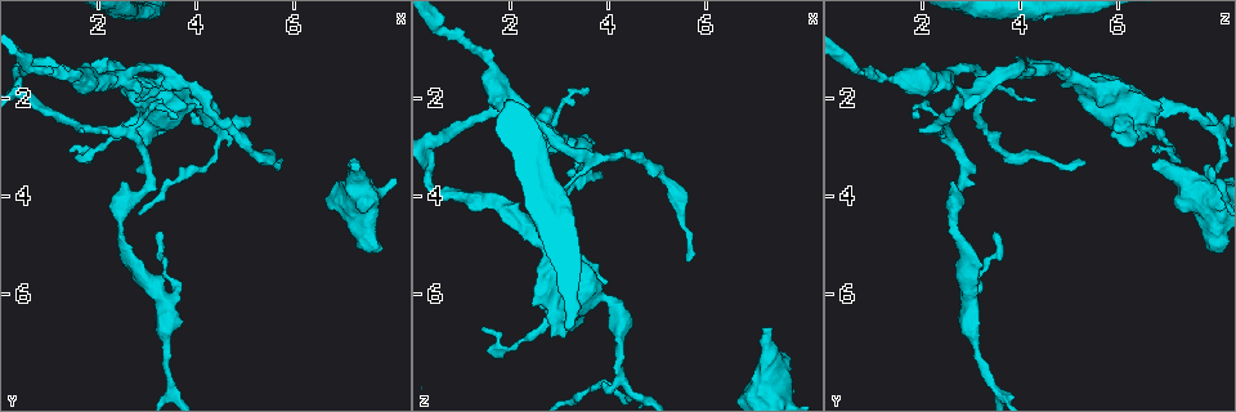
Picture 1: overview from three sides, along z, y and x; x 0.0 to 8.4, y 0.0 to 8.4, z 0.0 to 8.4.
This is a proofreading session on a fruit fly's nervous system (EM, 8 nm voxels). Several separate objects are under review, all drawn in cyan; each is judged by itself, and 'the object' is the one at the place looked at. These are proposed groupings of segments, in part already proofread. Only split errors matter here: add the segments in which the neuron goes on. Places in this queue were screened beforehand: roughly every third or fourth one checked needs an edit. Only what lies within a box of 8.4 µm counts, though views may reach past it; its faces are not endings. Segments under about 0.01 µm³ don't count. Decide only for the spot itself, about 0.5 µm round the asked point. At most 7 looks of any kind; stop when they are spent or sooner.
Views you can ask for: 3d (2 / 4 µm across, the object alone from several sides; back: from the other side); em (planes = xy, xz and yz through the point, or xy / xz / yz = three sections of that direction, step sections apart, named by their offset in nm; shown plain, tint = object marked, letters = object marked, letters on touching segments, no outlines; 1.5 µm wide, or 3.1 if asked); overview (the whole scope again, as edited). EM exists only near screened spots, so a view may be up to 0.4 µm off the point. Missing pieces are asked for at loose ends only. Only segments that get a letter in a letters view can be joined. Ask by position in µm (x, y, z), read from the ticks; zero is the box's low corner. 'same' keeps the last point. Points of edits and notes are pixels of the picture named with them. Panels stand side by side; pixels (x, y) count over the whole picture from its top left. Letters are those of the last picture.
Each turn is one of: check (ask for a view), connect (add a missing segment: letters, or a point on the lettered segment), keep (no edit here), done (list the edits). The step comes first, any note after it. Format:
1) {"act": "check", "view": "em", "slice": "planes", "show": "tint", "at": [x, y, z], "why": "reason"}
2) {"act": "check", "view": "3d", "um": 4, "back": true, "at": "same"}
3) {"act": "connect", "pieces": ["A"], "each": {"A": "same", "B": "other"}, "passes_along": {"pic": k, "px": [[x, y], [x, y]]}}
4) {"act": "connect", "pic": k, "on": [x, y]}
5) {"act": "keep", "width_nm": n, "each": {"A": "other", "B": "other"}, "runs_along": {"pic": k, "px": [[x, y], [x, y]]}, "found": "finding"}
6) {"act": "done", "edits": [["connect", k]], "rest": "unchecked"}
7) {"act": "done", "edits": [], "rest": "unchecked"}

{"act": "check", "view": "em", "slice": "xz", "step": 8, "show": "letters", "at": [7.20, 3.30, 6.70], "why": "branch stops here"}

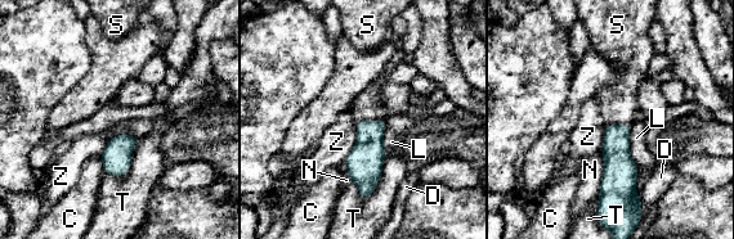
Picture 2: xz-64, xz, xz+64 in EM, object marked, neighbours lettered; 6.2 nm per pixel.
{"act": "connect", "pieces": ["S"], "each": {"C": "other", "D": "other", "L": "other", "N": "other", "S": "same", "T": "other", "Z": "other"}, "passes_along": {"pic": 2, "px": [[366, 159], [370, 121], [366, 106]]}, "found": "the neuron continues"}

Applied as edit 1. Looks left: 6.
{"act": "check", "view": "em", "slice": "planes", "show": "letters", "at": [3.40, 2.70, 6.55], "why": "thick end"}

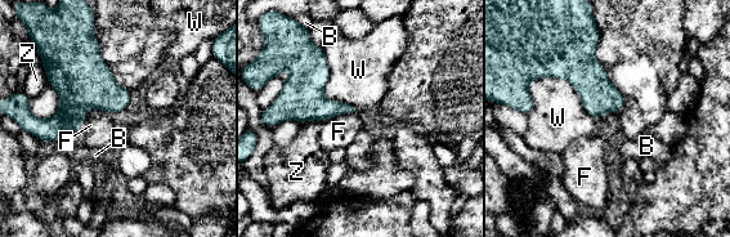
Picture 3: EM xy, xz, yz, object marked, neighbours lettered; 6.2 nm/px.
{"act": "keep", "each": {"B": "other", "F": "other", "W": "other", "Z": "other"}, "border": {"pic": 3, "px": [[110, 112], [89, 108], [80, 128]]}, "found": "no lettered segment goes on from it"}

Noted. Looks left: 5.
{"act": "check", "view": "em", "slice": "xz", "step": 4, "show": "tint", "at": [2.80, 2.10, 4.25], "why": "thin end"}

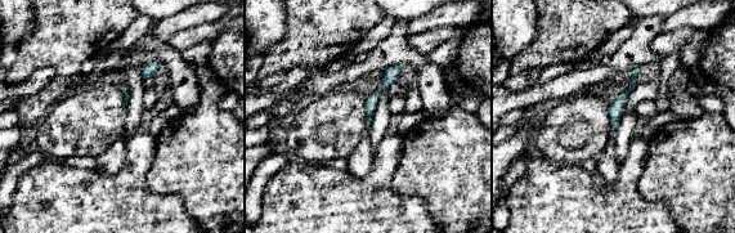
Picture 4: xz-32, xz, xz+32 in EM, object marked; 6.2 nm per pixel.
{"act": "check", "view": "em", "slice": "xz", "step": 4, "show": "letters", "at": "same", "why": "what lies round it"}

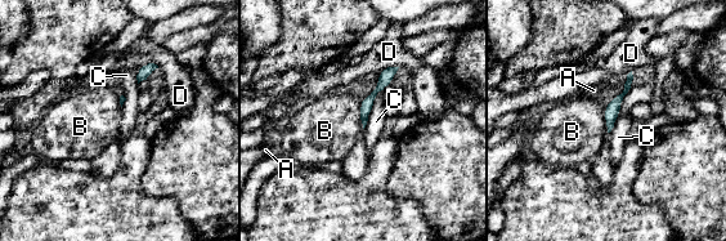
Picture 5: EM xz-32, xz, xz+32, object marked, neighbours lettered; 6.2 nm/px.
{"act": "keep", "longest_contact_nm": ["C", 280], "each": {"A": "other", "B": "other", "C": "other", "D": "other"}, "runs_along": {"pic": 5, "px": [[393, 70], [367, 102], [364, 117]]}, "found": "none of them fits"}

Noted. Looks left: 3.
{"act": "done", "edits": [["connect", 2]], "rest": "unchecked"}

